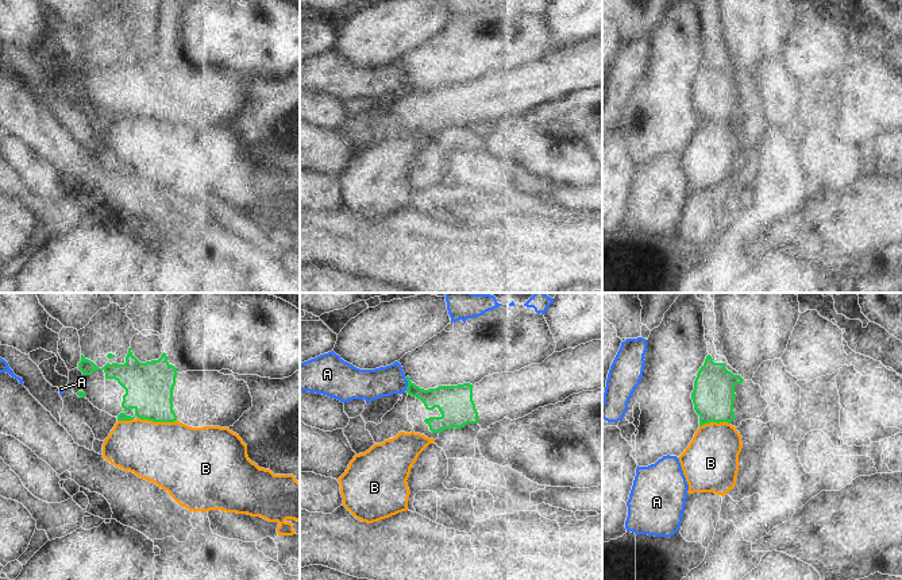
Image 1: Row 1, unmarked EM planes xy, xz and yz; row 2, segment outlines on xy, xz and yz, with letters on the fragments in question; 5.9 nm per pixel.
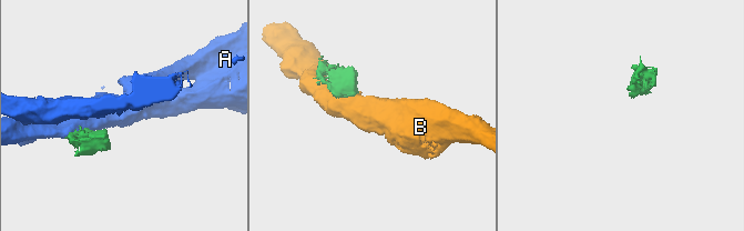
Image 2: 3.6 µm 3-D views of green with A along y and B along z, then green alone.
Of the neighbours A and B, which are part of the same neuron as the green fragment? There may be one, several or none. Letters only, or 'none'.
none.

